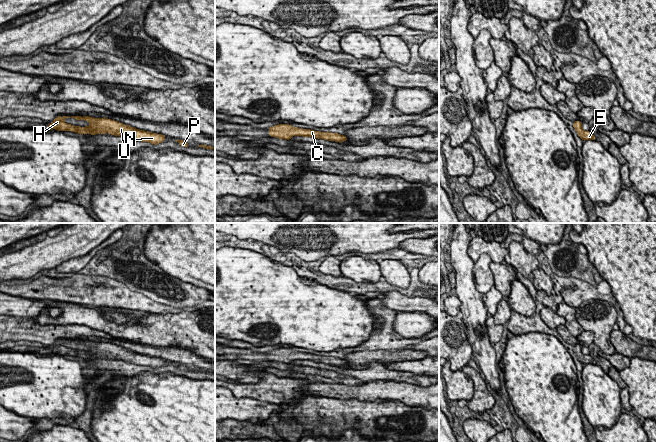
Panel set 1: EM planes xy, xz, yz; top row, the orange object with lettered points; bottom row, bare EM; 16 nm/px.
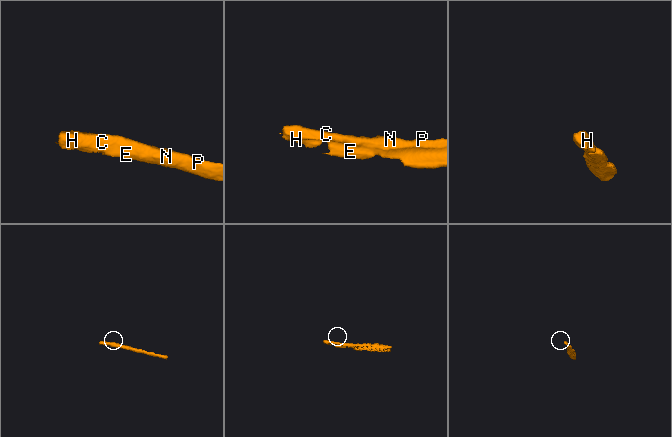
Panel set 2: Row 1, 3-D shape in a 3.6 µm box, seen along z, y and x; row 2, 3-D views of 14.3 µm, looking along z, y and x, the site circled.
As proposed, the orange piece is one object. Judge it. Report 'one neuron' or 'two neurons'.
one neuron

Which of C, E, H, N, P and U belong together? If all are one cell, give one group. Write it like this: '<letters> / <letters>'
C E H N P U

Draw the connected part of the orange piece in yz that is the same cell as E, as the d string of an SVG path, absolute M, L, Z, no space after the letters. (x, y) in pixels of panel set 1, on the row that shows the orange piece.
M579 120L574 121L573 128L576 130L577 135L583 140L596 140L596 137L590 131L582 129L582 122Z

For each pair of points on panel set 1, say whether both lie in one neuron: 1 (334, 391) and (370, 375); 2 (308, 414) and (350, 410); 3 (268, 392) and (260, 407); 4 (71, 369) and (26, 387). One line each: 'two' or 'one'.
1: two
2: one
3: two
4: one

